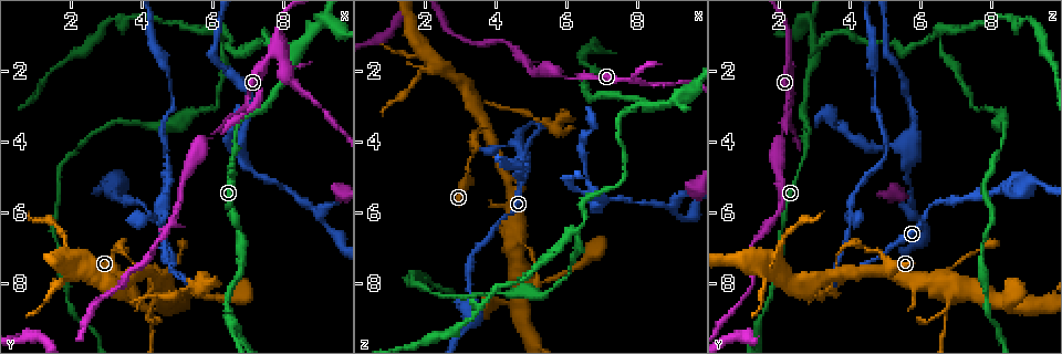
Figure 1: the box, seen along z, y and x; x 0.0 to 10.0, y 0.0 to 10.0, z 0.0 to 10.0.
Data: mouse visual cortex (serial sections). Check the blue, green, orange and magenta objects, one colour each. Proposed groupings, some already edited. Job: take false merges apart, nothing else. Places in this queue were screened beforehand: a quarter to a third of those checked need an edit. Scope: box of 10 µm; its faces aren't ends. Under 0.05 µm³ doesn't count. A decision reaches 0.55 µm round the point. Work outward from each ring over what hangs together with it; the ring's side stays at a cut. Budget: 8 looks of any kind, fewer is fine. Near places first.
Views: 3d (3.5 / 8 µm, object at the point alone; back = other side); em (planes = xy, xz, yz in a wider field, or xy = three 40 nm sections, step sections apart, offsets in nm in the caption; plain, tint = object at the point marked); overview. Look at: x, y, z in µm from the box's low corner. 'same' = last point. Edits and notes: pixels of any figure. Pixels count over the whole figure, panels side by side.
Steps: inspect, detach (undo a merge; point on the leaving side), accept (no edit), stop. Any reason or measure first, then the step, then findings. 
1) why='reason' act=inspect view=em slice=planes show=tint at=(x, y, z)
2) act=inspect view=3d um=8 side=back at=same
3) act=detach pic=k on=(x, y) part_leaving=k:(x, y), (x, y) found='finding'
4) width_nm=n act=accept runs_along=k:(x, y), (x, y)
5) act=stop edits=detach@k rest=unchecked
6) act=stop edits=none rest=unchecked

why='side arm on a straight run' act=inspect view=3d um=8 side=back at=(8.25, 1.65, 3.05)

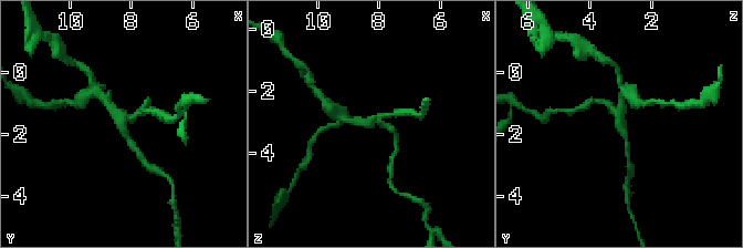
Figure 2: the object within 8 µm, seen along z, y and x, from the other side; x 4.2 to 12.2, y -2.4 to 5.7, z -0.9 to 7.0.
act=inspect view=3d um=3.5 side=back at=same

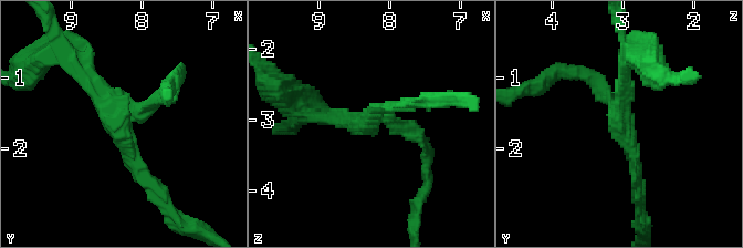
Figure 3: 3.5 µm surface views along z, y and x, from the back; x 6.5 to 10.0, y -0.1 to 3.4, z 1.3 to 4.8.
why='need the tissue' act=inspect view=em slice=xy step=1 show=tint at=(8.30, 1.60, 3.00)

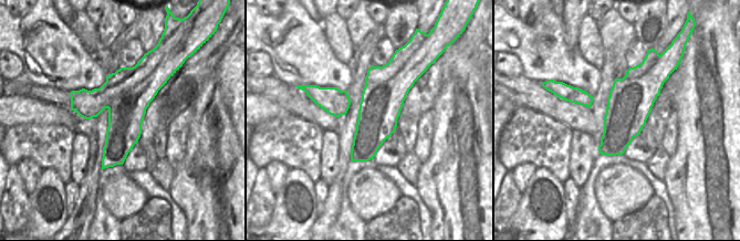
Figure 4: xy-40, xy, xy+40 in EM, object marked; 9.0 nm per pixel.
width_nm=380 act=detach pic=3 on=(649, 64) part_leaving=3:(386, 119), (427, 147), (427, 186) found='two cells meet here'

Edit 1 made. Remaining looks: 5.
why='thin neck' act=inspect view=3d um=8 at=(6.10, 3.65, 2.15)

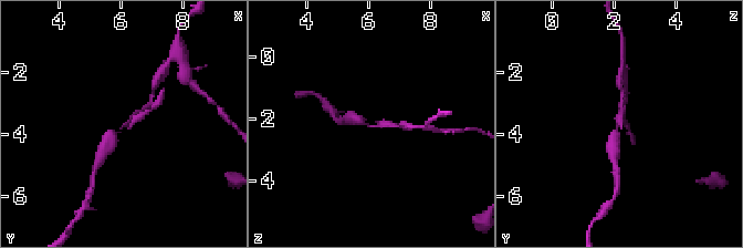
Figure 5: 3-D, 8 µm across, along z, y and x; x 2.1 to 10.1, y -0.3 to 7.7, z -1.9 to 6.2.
arm_widths_nm=150,350 why='now the EM' act=inspect view=em slice=xy step=2 show=tint at=same

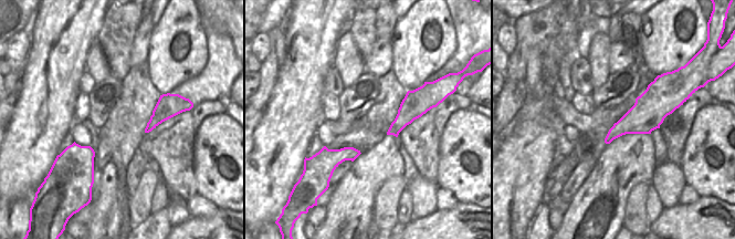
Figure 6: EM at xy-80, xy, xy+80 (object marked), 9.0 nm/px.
act=accept runs_along=5:(149, 105), (132, 124), (115, 132), (103, 148) found='one cell here'

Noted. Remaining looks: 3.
why='thin arm on a thick one' act=inspect view=3d um=3.5 at=(3.70, 7.65, 3.65)

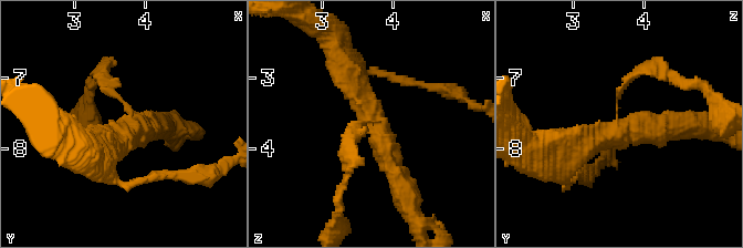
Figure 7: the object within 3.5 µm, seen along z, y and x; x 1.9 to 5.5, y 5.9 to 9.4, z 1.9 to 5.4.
arms=3 arm_widths_nm=150,300,400 act=inspect view=em slice=xy step=5 show=tint at=(3.75, 7.65, 3.70)

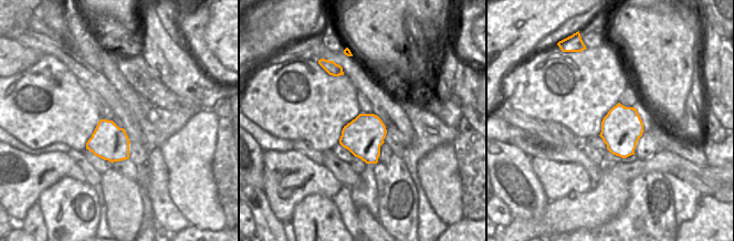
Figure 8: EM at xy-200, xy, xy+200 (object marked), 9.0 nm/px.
act=accept runs_along=7:(352, 150), (352, 127), (373, 122), (399, 186) found='continuous, no second cell'

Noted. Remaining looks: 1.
act=stop edits=detach@3 rest=unchecked

